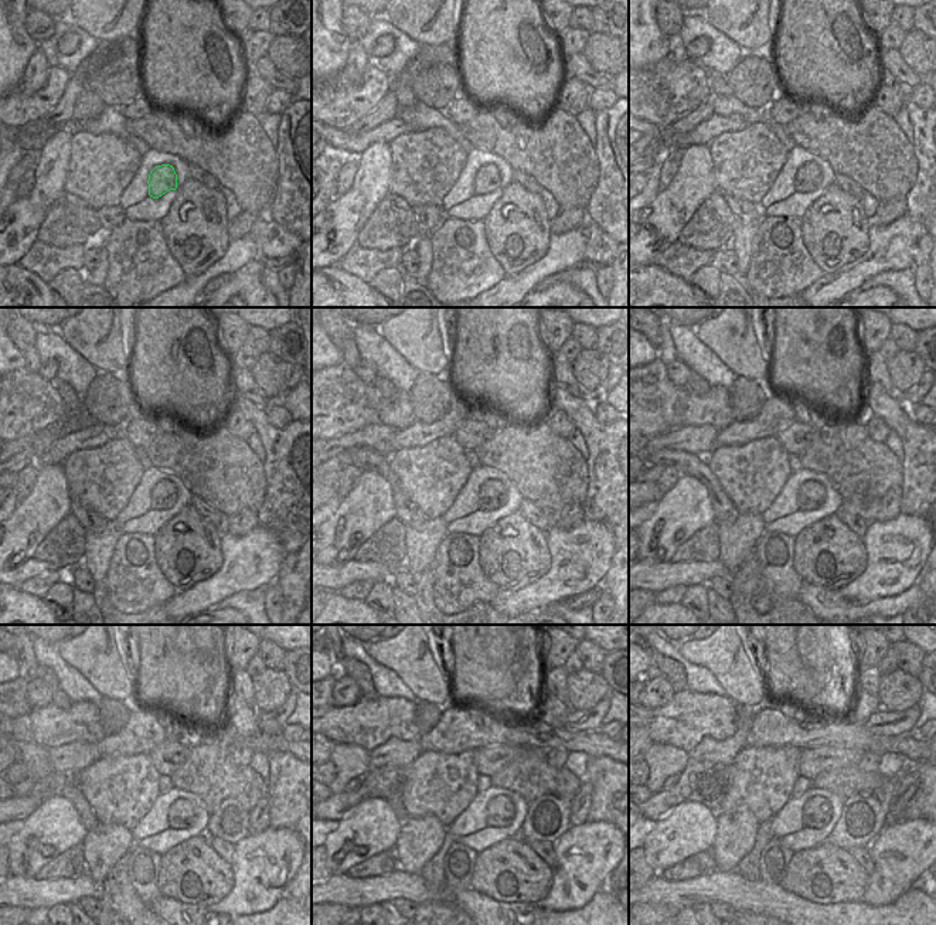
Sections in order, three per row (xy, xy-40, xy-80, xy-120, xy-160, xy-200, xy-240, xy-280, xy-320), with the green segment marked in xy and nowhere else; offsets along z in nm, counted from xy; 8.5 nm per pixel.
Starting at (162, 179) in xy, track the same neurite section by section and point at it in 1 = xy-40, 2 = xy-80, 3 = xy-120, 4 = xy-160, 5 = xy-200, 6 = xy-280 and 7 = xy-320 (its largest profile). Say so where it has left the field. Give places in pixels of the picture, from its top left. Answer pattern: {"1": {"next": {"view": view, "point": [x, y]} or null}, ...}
{"1": {"next": {"view": "xy-40", "point": [487, 179]}}, "2": {"next": {"view": "xy-80", "point": [807, 177]}}, "3": {"next": {"view": "xy-120", "point": [167, 495]}}, "4": {"next": {"view": "xy-160", "point": [493, 495]}}, "5": {"next": {"view": "xy-200", "point": [812, 495]}}, "6": {"next": {"view": "xy-280", "point": [500, 812]}}, "7": {"next": {"view": "xy-320", "point": [817, 812]}}}

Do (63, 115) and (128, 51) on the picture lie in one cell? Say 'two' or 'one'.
one

